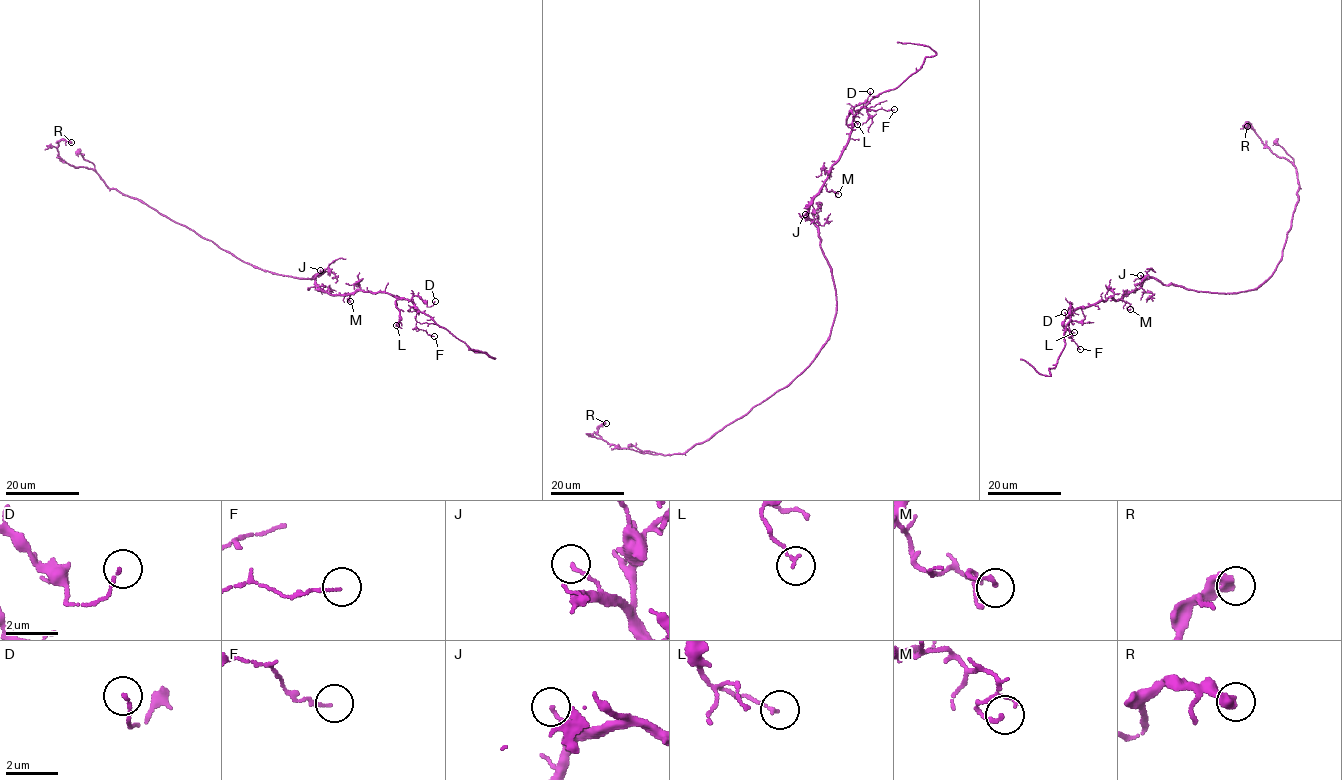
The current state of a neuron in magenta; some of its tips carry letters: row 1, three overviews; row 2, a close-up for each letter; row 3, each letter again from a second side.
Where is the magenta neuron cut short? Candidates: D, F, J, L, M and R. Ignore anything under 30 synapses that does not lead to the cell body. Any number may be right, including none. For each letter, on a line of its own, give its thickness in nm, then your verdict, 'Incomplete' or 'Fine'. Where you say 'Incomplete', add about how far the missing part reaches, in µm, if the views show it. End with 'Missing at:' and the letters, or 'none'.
D: Thickness 110 nm. Fine
F: Thickness 100 nm. Fine
J: Thickness 130 nm. Fine
L: Thickness 110 nm. Fine
M: Thickness 140 nm. Fine
R: Thickness 400 nm. Fine
Missing at: none

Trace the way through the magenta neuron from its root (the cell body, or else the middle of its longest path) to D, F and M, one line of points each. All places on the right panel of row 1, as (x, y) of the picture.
D: (1210, 292), (1163, 285), (1150, 277), (1119, 299), (1109, 297), (1074, 309), (1070, 305), (1066, 317), (1064, 312)
F: (1210, 292), (1163, 285), (1150, 277), (1119, 299), (1109, 297), (1076, 307), (1068, 327), (1080, 349)
M: (1210, 292), (1163, 285), (1150, 277), (1117, 300), (1130, 304), (1127, 310), (1130, 309)

